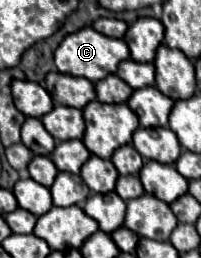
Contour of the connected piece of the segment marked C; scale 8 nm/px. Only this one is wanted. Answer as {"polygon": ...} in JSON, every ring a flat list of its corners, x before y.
{"polygon":[[85,26,85,28,81,28,73,34,67,34,63,38,61,46,57,46,57,50,55,50,55,66,63,74,83,76,91,82,97,82,109,74,115,74,119,62,127,60,129,56,131,56,129,48,121,38,109,38,105,34,99,34,91,26]]}

